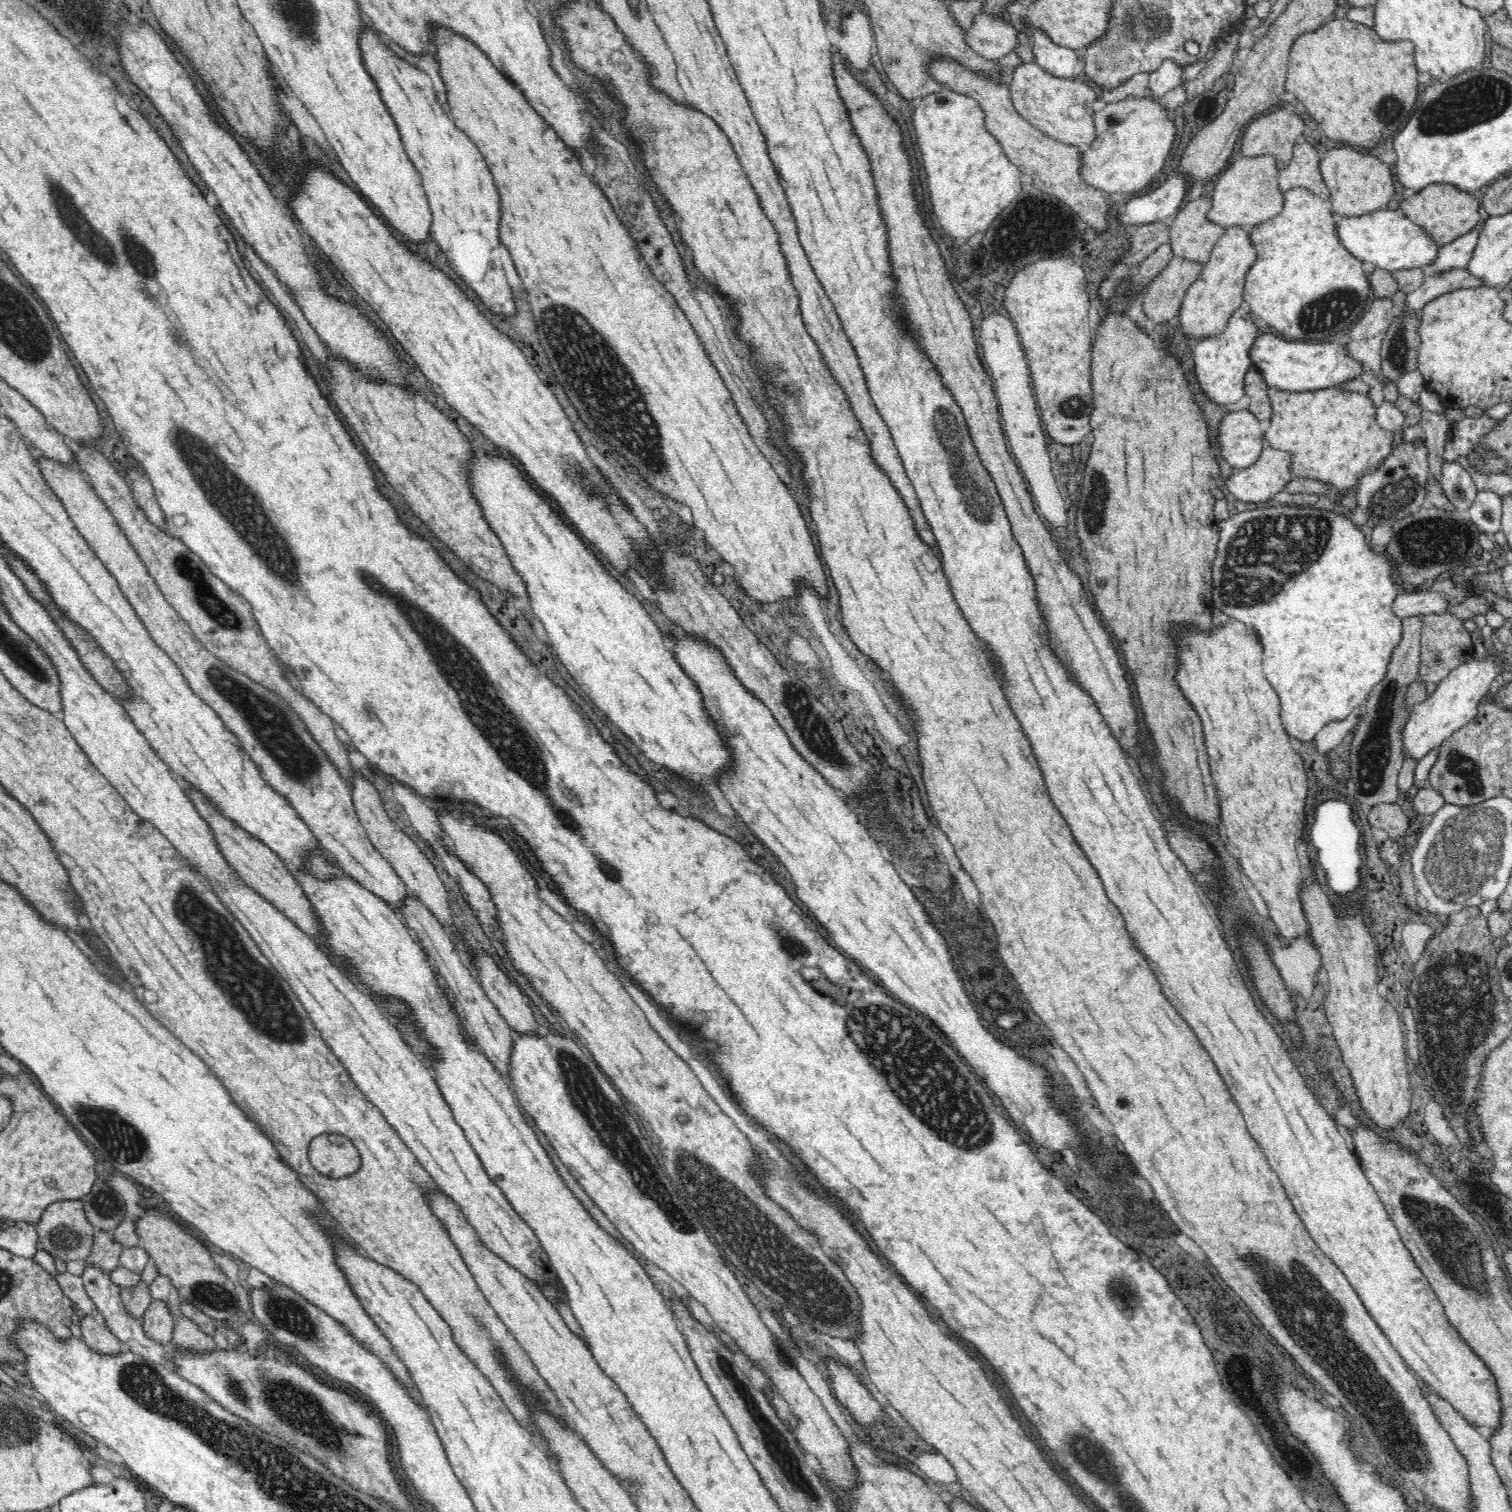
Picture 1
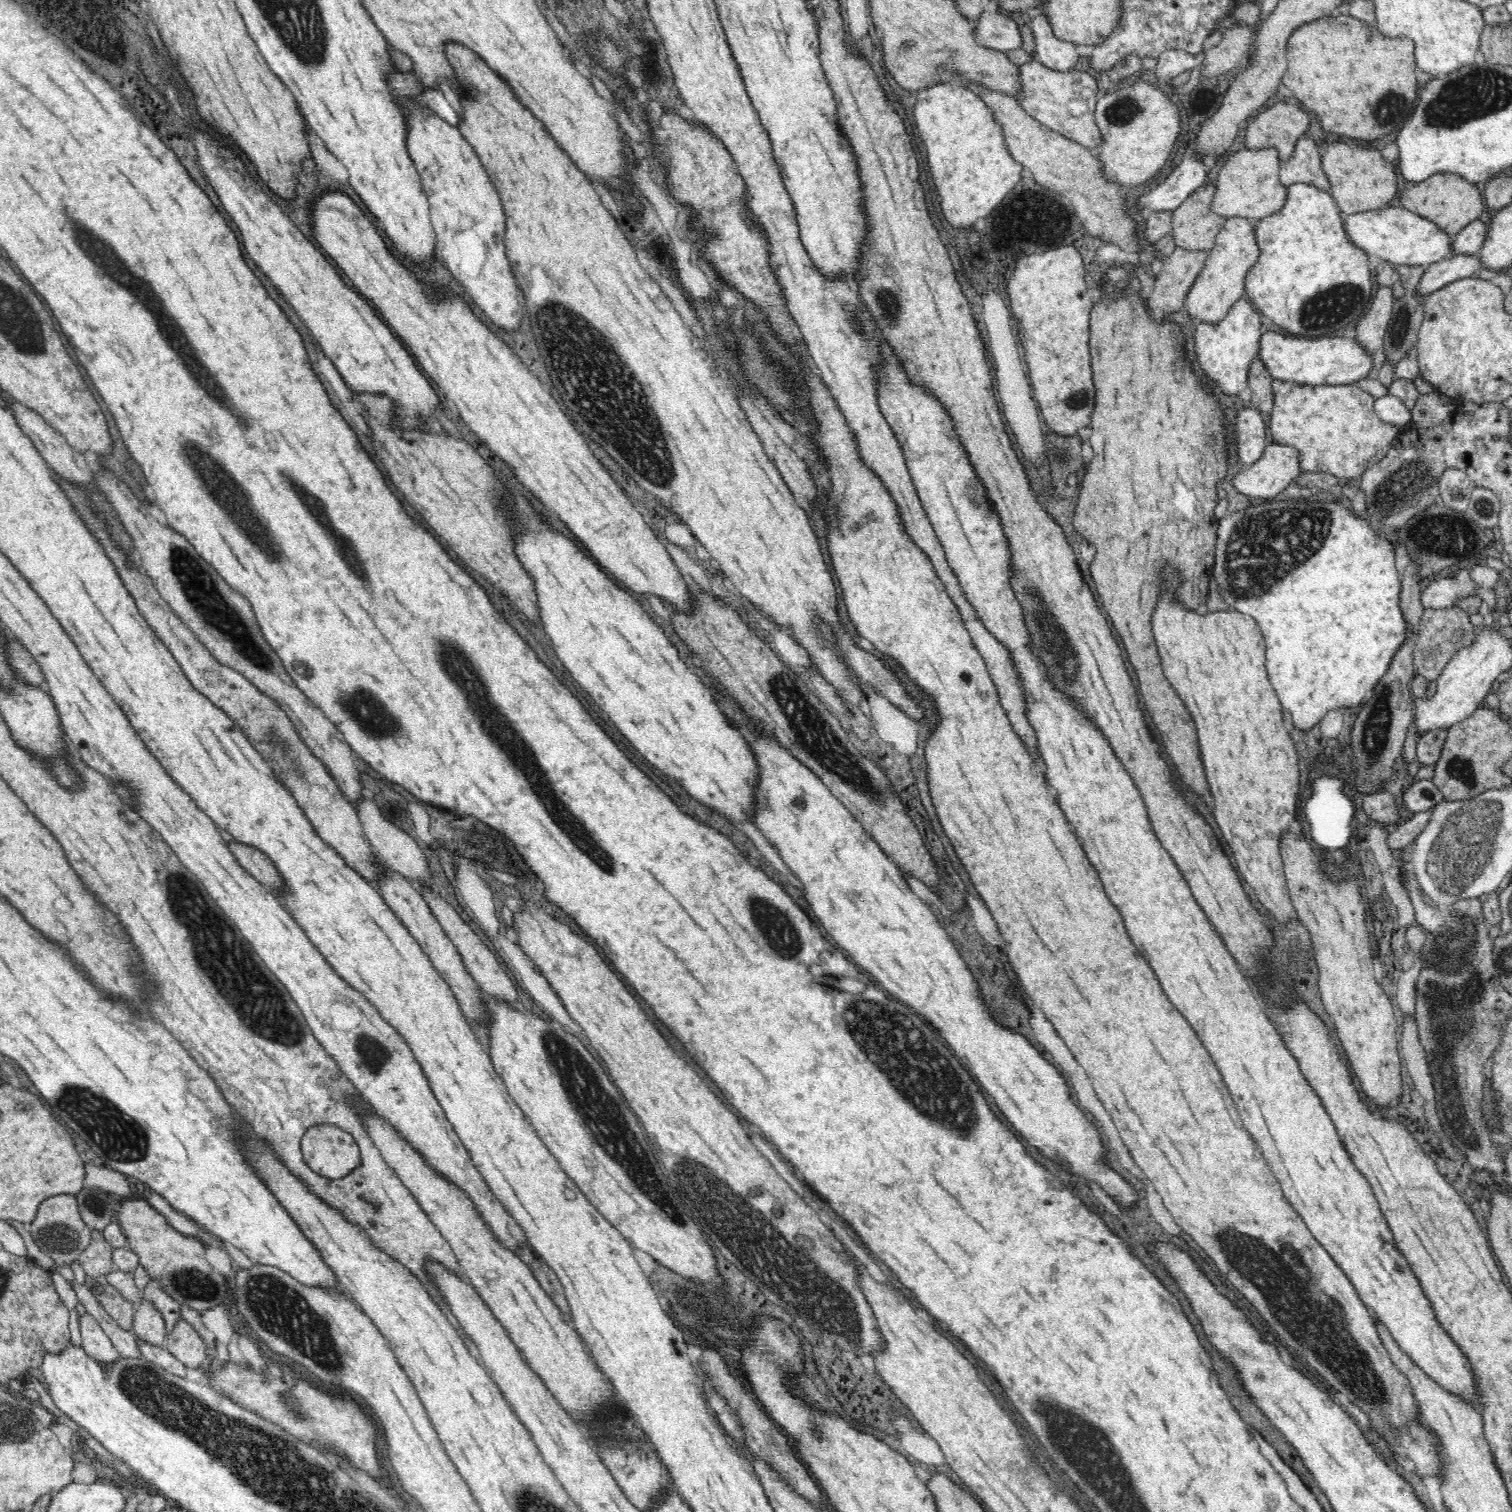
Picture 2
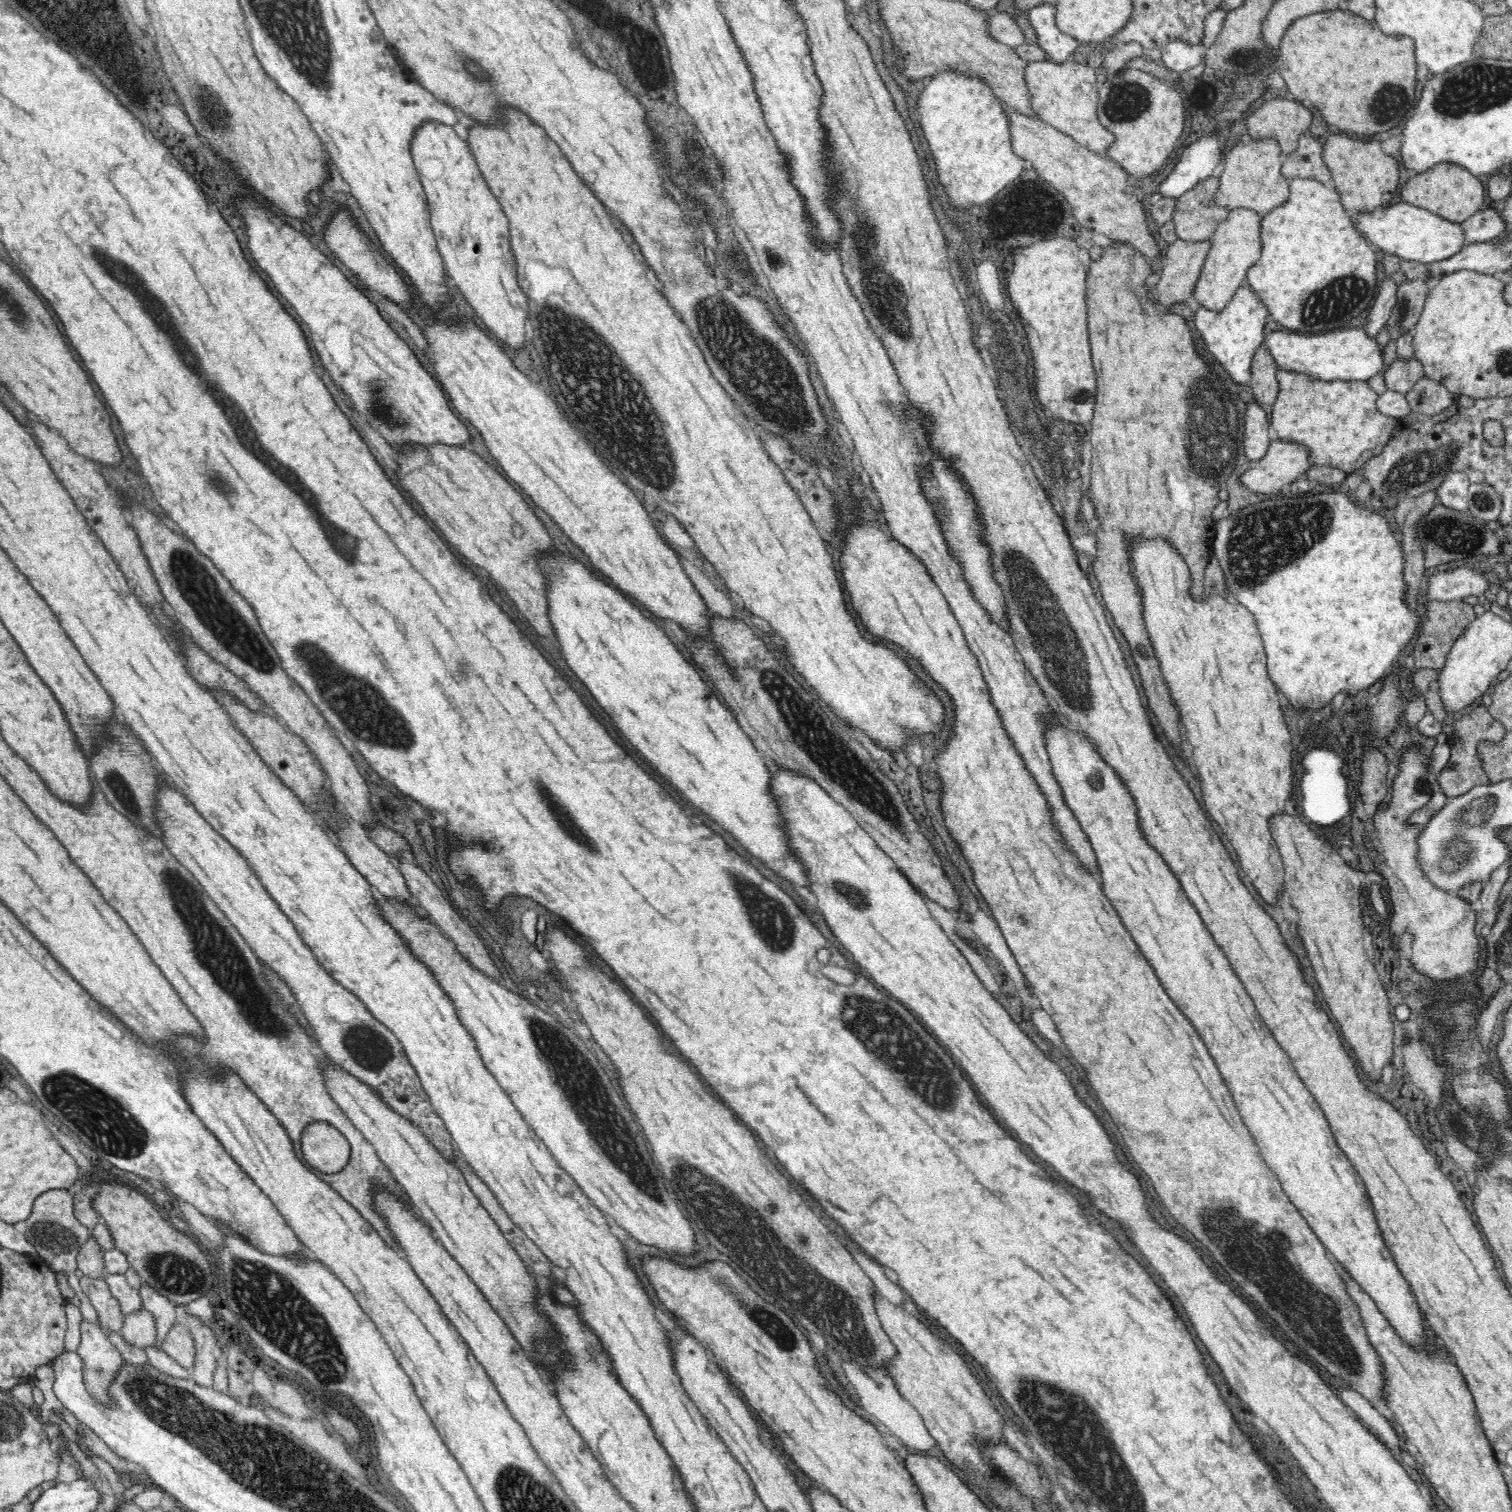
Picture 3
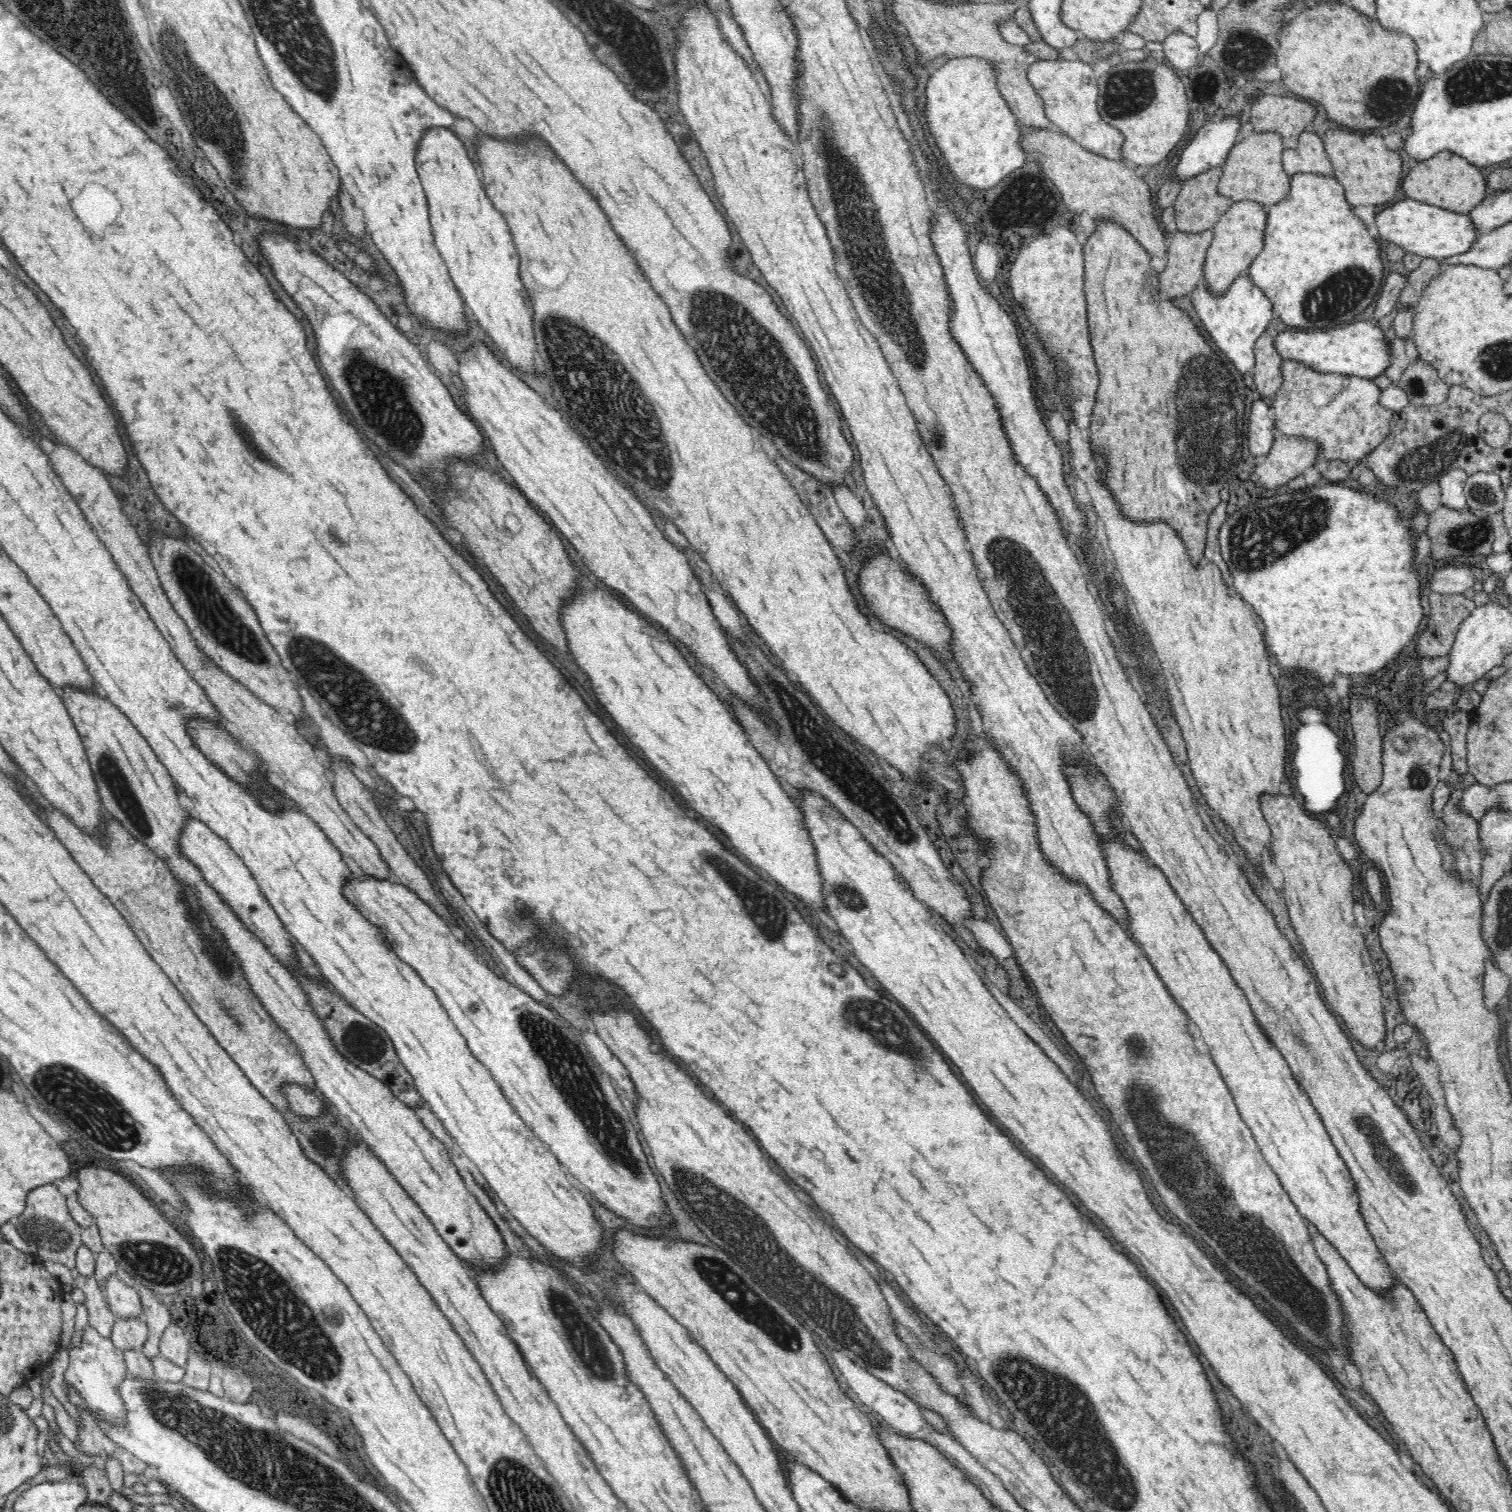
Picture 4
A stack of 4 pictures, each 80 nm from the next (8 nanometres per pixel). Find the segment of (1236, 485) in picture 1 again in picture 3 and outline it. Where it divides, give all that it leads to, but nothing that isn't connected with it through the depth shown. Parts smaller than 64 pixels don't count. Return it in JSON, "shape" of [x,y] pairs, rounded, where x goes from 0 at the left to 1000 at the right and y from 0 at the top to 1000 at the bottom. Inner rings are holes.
{"shape":[[[845,290],[840,293],[836,303],[829,310],[825,310],[820,317],[831,327],[844,327],[851,320],[861,318],[867,308],[864,295]]]}

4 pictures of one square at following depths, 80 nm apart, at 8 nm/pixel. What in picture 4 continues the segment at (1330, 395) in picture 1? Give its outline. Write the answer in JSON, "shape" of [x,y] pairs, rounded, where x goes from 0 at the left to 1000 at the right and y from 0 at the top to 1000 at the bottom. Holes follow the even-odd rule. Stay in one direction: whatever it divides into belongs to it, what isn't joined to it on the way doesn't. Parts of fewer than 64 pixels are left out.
{"shape":[[[858,237],[849,238],[847,243],[849,253],[841,267],[843,273],[843,282],[851,288],[864,288],[872,292],[872,303],[877,304],[888,304],[895,307],[903,304],[913,290],[919,286],[921,279],[921,272],[913,266],[913,258],[908,251],[899,250],[899,248],[886,247],[884,245],[870,245]]]}

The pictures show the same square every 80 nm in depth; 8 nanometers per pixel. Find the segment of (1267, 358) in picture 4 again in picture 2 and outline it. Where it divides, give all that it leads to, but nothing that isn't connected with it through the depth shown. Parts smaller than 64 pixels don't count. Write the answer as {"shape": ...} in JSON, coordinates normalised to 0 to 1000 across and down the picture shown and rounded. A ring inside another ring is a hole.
{"shape":[[[831,236],[829,237],[825,245],[825,255],[828,259],[828,269],[835,274],[841,274],[843,259],[841,257],[842,250],[837,239]]]}

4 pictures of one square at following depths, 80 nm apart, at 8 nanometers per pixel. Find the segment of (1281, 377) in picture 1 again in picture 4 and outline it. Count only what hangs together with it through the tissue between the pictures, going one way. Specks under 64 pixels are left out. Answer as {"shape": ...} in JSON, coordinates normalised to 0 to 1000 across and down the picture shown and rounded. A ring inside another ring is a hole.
{"shape":[[[898,212],[870,220],[849,219],[843,223],[843,229],[849,238],[858,237],[870,245],[884,245],[886,247],[899,248],[899,250],[910,250],[920,240],[920,229],[914,218],[908,212]]]}

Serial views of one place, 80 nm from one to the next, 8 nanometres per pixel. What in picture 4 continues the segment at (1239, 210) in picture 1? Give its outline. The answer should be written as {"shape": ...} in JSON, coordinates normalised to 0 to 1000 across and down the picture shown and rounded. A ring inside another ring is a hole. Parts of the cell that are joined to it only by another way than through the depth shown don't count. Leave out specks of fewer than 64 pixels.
{"shape":[[[836,87],[827,89],[821,94],[815,97],[808,110],[808,118],[806,121],[806,128],[814,131],[815,134],[821,132],[831,132],[839,138],[842,134],[847,134],[853,127],[854,116],[849,113],[849,90],[844,87]]]}

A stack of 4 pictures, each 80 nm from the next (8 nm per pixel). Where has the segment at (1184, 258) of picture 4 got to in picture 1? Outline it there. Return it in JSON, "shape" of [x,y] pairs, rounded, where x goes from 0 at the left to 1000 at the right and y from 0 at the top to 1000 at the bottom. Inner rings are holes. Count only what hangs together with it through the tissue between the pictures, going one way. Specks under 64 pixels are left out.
{"shape":[[[776,169],[772,176],[761,185],[756,197],[756,206],[763,215],[774,212],[780,208],[786,190],[795,178],[795,175]]]}

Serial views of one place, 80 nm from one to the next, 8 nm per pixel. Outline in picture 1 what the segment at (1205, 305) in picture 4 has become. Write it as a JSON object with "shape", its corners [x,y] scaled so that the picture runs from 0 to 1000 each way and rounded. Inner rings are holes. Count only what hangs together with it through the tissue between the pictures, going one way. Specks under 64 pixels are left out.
{"shape":[[[822,202],[815,206],[815,210],[807,221],[795,222],[791,225],[790,246],[796,263],[806,269],[813,269],[821,265],[823,261],[824,247],[829,241],[827,230],[833,221],[834,218],[829,214],[829,208]]]}

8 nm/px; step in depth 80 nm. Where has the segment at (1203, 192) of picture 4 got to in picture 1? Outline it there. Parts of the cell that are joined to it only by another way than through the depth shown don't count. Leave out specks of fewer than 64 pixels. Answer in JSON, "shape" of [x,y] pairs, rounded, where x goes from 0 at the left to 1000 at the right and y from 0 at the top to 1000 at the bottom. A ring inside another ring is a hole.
{"shape":[[[792,128],[773,146],[773,161],[776,169],[795,175],[799,174],[804,160],[810,153],[798,144],[800,137],[801,129]]]}

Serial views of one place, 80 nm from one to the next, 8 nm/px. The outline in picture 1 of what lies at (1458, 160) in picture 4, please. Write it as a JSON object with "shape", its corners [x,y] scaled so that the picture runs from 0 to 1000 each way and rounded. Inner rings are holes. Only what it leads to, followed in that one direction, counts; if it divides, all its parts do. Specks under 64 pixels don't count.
{"shape":[[[948,121],[942,124],[942,126],[931,128],[926,134],[925,140],[930,142],[934,147],[940,149],[952,164],[962,160],[967,155],[976,151],[979,147],[979,130],[977,128],[966,126],[966,124],[960,124],[958,121]]]}

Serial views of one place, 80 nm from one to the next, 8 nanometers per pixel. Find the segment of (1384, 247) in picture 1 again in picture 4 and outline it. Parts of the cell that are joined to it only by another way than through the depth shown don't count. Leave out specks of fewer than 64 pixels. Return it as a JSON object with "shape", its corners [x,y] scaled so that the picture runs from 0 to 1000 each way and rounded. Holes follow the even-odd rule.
{"shape":[[[929,131],[909,142],[910,153],[913,159],[922,161],[929,167],[939,171],[947,171],[951,173],[964,168],[971,167],[978,159],[978,150],[972,141],[958,139],[938,132]]]}

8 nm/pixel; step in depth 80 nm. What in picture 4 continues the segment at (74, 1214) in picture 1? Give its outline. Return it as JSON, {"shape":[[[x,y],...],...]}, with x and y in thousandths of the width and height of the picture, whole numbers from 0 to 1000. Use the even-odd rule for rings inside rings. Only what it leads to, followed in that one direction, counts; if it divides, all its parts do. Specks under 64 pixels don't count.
{"shape":[[[28,783],[21,786],[17,790],[17,802],[15,806],[32,806],[34,808],[40,808],[45,816],[49,817],[49,821],[53,820],[55,812],[50,810],[46,803],[44,790],[36,783]]]}

